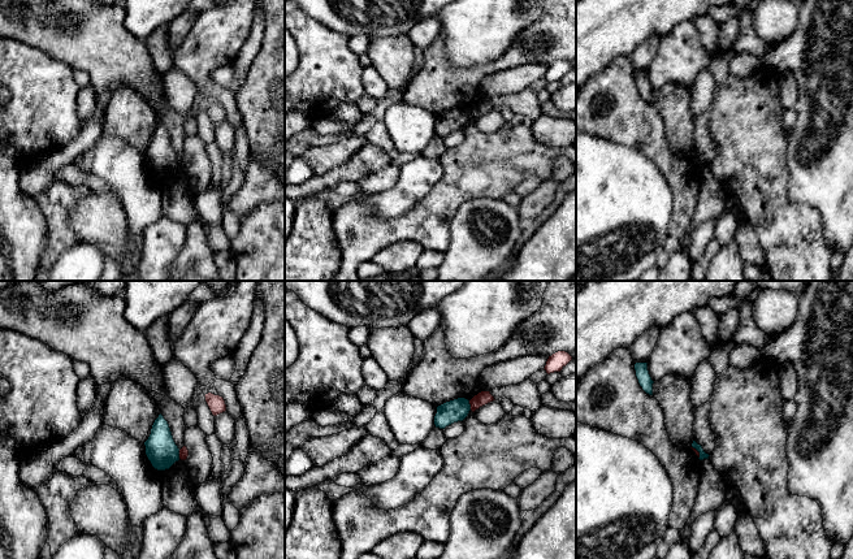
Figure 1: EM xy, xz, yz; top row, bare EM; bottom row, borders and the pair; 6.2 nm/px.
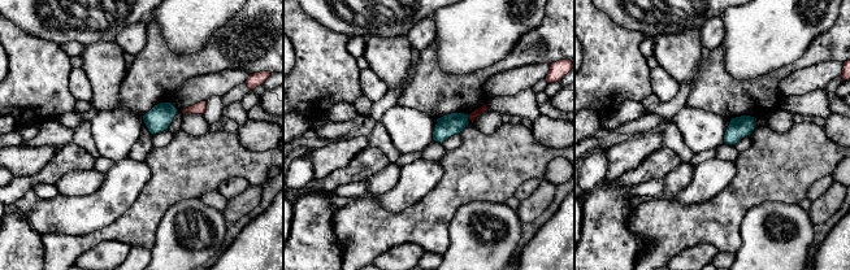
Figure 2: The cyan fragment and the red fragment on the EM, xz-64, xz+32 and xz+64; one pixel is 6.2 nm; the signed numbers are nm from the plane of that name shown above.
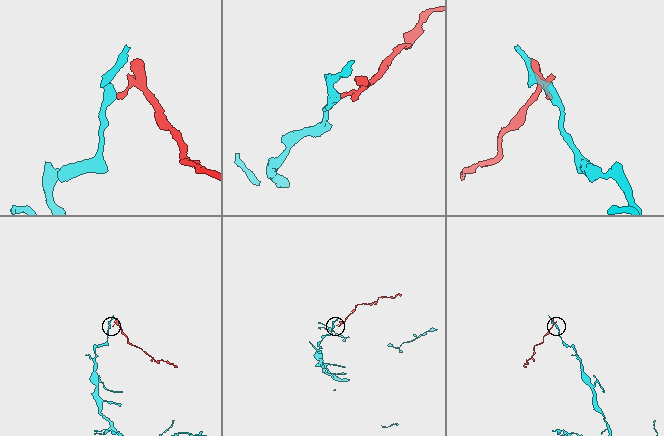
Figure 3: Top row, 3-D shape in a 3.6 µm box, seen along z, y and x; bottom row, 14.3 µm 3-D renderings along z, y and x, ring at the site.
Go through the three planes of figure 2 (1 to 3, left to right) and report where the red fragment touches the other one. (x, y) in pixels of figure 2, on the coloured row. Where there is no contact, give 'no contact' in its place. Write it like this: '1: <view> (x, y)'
1: no contact
2: xz+32 (468, 117)
3: no contact

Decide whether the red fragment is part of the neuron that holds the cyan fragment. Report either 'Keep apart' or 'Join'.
Keep apart

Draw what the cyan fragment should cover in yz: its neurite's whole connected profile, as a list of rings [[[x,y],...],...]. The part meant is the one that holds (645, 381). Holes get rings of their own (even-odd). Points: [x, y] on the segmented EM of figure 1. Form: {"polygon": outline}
{"polygon": [[[636,363],[635,370],[636,370],[636,377],[637,377],[638,384],[642,387],[642,390],[646,394],[653,395],[654,381],[651,380],[651,377],[649,374],[648,363]]]}

